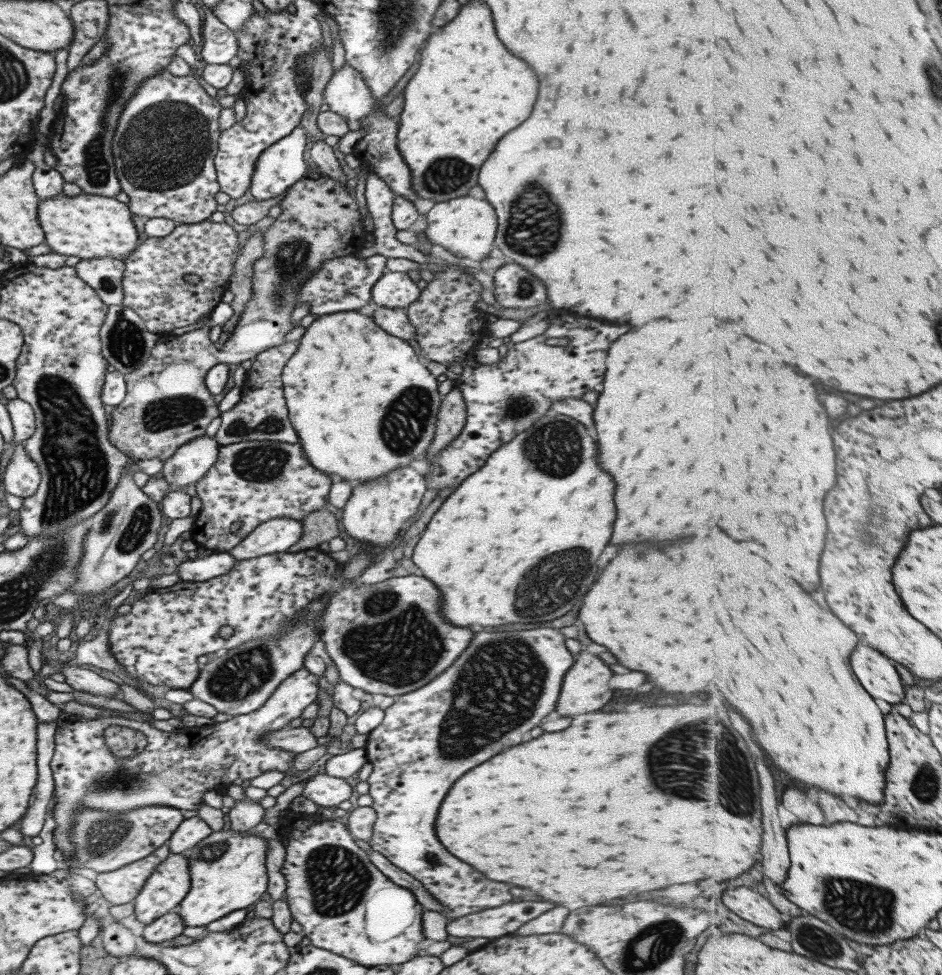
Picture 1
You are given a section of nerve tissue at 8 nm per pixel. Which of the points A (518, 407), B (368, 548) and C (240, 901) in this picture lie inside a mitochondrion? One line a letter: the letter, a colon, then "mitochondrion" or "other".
A: mitochondrion
B: other
C: other

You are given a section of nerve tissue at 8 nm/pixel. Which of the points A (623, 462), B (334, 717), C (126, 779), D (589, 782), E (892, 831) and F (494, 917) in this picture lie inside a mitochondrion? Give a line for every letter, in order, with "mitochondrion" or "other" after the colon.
A: other
B: other
C: mitochondrion
D: other
E: other
F: other

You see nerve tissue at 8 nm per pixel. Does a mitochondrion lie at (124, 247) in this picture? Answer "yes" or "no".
no

